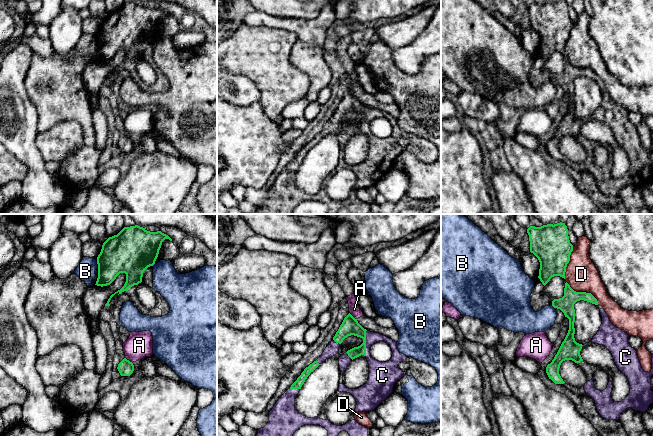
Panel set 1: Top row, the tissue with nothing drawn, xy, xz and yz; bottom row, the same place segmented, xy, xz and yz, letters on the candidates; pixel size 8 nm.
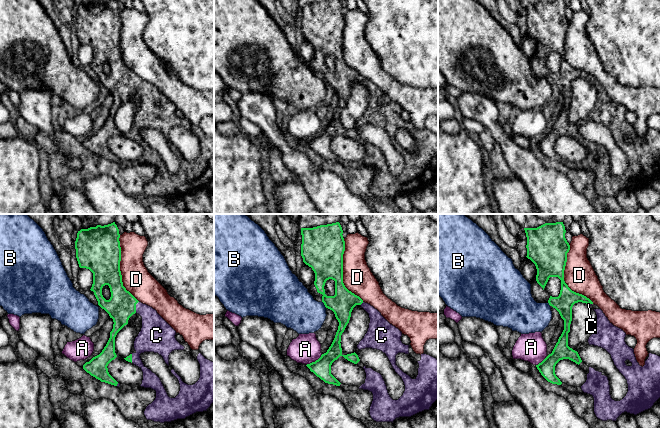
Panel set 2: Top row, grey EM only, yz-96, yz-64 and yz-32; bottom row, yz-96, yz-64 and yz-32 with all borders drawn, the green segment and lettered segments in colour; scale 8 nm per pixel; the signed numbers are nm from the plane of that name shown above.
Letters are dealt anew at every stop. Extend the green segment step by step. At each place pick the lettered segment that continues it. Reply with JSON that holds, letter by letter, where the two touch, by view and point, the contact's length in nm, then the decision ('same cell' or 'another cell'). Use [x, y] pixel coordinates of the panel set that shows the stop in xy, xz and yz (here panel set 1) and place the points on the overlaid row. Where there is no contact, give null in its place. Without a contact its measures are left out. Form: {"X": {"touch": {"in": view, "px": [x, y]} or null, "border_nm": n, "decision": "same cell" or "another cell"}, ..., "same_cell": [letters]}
{"A": {"touch": {"in": "xy", "px": [128, 360]}, "border_nm": 80, "decision": "another cell"}, "B": {"touch": {"in": "xy", "px": [98, 265]}, "border_nm": 70, "decision": "another cell"}, "C": {"touch": {"in": "xz", "px": [365, 343]}, "border_nm": 200, "decision": "same cell"}, "D": {"touch": {"in": "yz", "px": [583, 292]}, "border_nm": 320, "decision": "another cell"}, "same_cell": ["C"]}

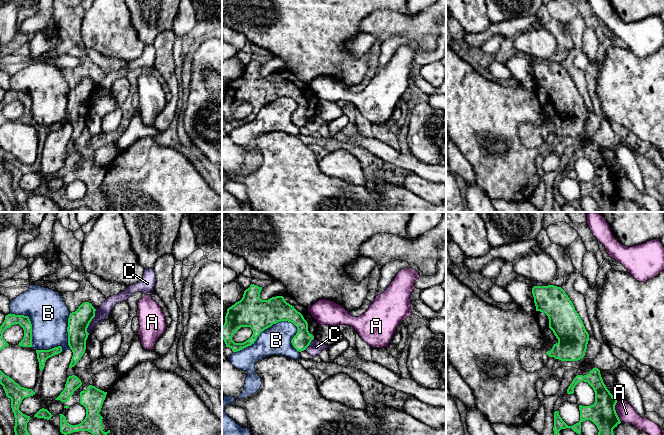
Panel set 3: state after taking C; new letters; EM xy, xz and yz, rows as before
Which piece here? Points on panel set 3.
{"A": {"touch": {"in": "yz", "px": [615, 411]}, "border_nm": 170, "decision": "another cell"}, "B": {"touch": {"in": "xz", "px": [264, 329]}, "border_nm": 550, "decision": "another cell"}, "C": {"touch": {"in": "xy", "px": [91, 320]}, "border_nm": 220, "decision": "another cell"}, "same_cell": []}

